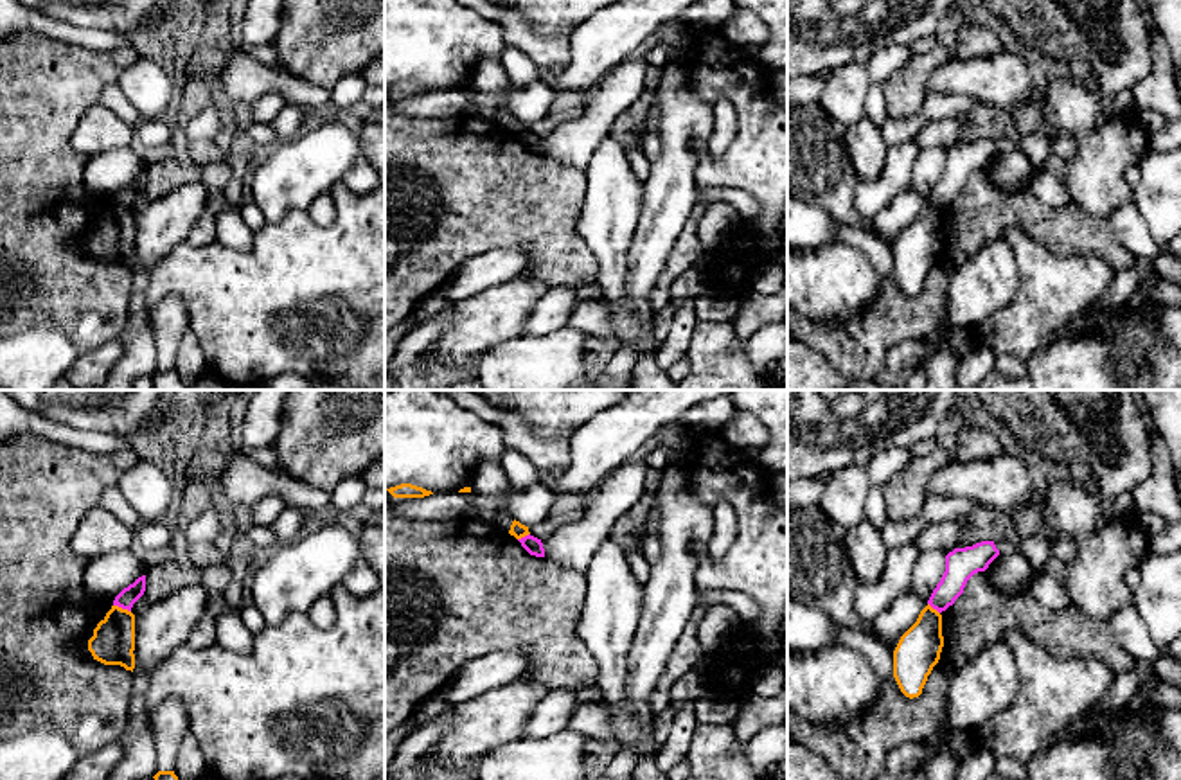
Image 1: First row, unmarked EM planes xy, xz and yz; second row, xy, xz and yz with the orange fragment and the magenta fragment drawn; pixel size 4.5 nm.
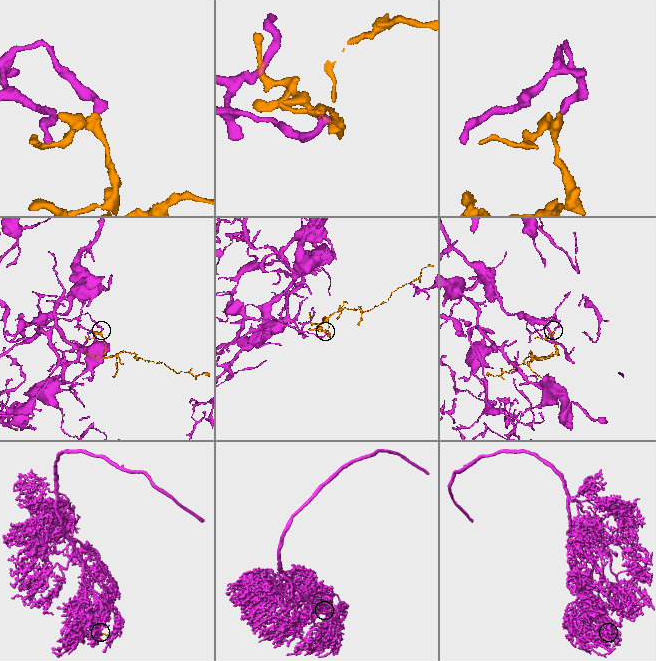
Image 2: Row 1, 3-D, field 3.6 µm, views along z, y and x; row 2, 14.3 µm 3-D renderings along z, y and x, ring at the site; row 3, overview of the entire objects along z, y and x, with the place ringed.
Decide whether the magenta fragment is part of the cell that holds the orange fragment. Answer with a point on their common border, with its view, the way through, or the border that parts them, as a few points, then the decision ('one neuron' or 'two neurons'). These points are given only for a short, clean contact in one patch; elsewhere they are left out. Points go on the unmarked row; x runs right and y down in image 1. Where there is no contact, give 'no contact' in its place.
meets orange in xy at (121, 205); border along xy (114, 202), (130, 209); two neurons

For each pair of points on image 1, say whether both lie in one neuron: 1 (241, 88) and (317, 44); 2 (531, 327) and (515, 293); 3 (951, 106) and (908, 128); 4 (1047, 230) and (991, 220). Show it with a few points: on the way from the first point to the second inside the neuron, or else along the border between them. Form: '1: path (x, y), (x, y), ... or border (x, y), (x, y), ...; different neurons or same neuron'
1: border (281, 69), (319, 87); different neurons
2: border (547, 288), (531, 310), (520, 333); different neurons
3: path (941, 106), (935, 106), (919, 121); same neuron
4: path (1032, 218), (1005, 218); same neuron

